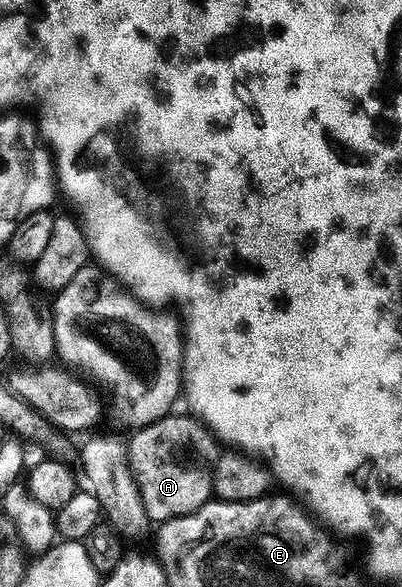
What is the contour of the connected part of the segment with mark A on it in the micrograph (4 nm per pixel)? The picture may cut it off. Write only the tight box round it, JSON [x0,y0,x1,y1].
[126,419,213,525]

